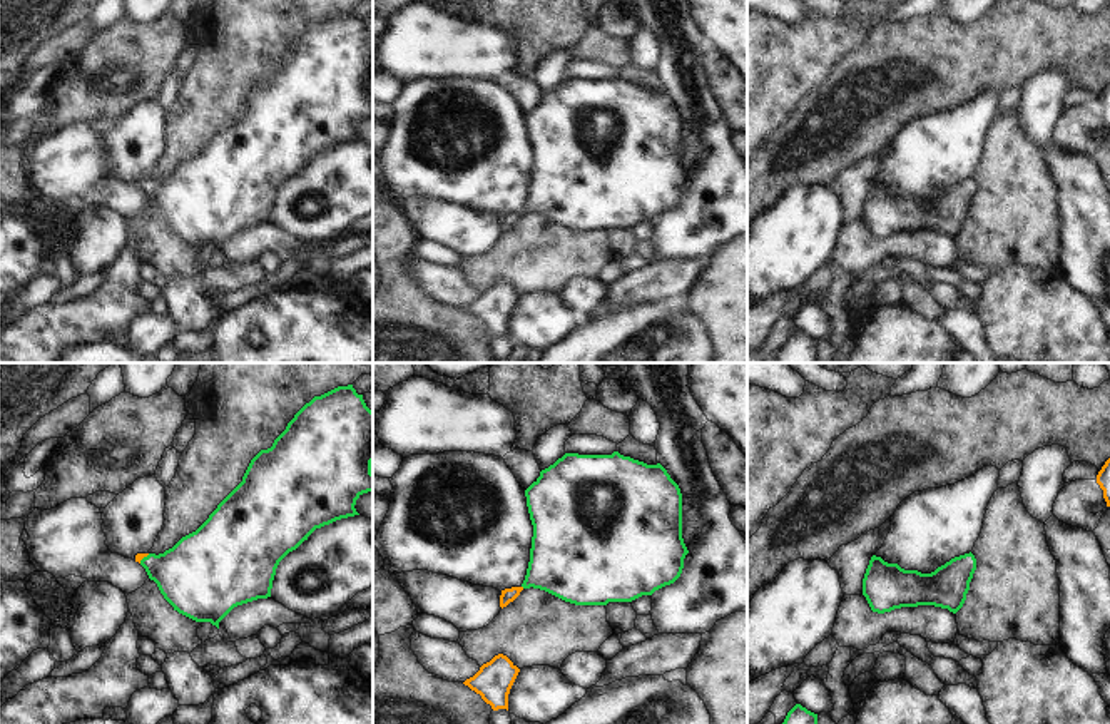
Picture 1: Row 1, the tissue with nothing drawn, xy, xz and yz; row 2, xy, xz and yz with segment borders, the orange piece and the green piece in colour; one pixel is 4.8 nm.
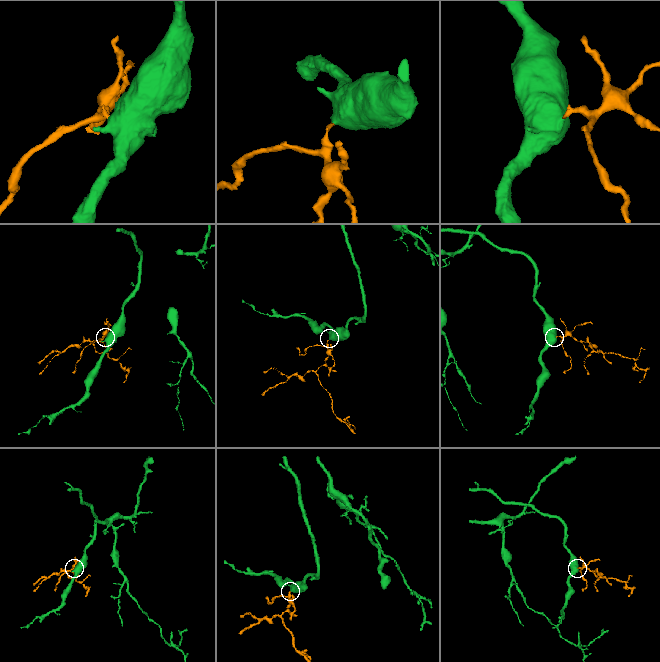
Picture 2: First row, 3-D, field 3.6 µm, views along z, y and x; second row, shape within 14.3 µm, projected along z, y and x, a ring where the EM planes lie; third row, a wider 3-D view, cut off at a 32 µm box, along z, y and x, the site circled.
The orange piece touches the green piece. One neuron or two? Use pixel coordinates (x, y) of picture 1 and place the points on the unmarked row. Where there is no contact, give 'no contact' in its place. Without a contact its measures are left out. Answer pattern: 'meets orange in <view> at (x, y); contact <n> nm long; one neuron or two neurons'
meets orange in xy at (144, 181); contact 70 nm long; one neuron

